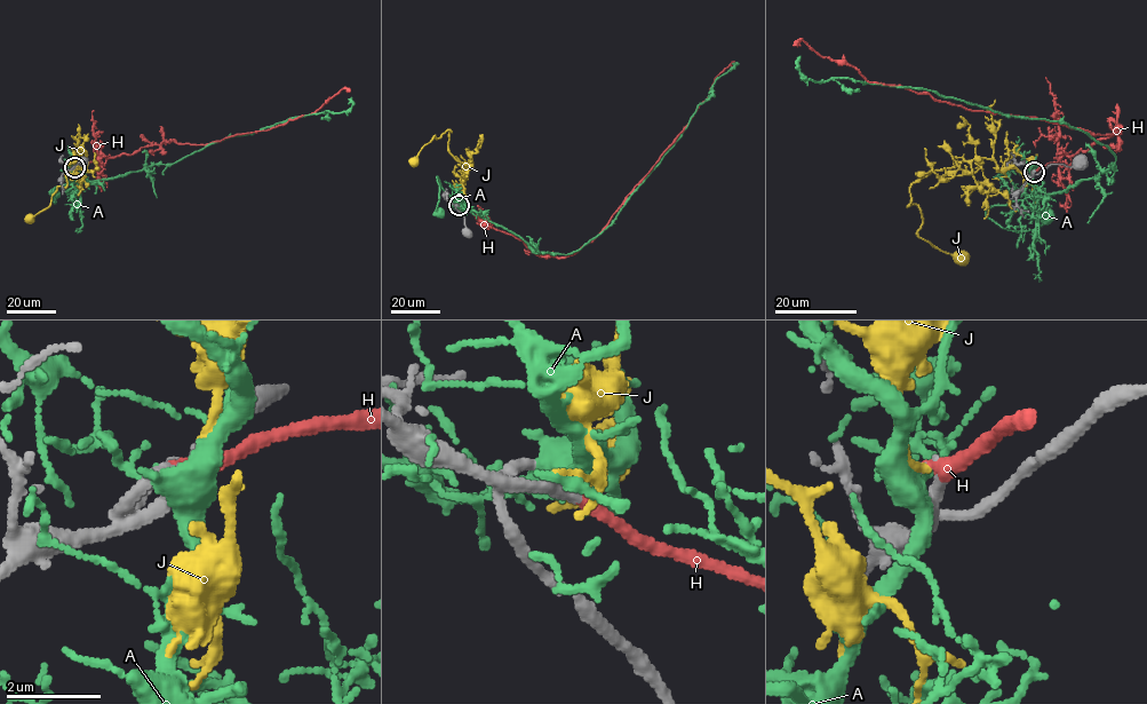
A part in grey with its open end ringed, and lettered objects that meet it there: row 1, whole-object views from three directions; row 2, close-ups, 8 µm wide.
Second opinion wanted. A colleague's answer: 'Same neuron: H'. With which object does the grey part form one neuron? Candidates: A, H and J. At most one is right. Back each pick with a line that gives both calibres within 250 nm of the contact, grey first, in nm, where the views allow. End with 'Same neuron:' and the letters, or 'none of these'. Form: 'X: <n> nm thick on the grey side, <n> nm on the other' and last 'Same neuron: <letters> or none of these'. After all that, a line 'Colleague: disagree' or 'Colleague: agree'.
H: 360 nm thick on the grey side, 340 nm on the other
Same neuron: H
Colleague: agree

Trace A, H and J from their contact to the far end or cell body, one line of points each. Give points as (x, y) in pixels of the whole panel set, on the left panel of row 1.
A: (73, 167), (73, 182), (55, 188), (55, 202), (54, 194)
H: (73, 166), (172, 141), (208, 144), (238, 134), (267, 131), (313, 113), (342, 88), (350, 92)
J: (73, 166), (77, 157), (78, 166), (81, 159), (64, 166), (68, 184), (57, 187), (50, 204), (30, 216)

